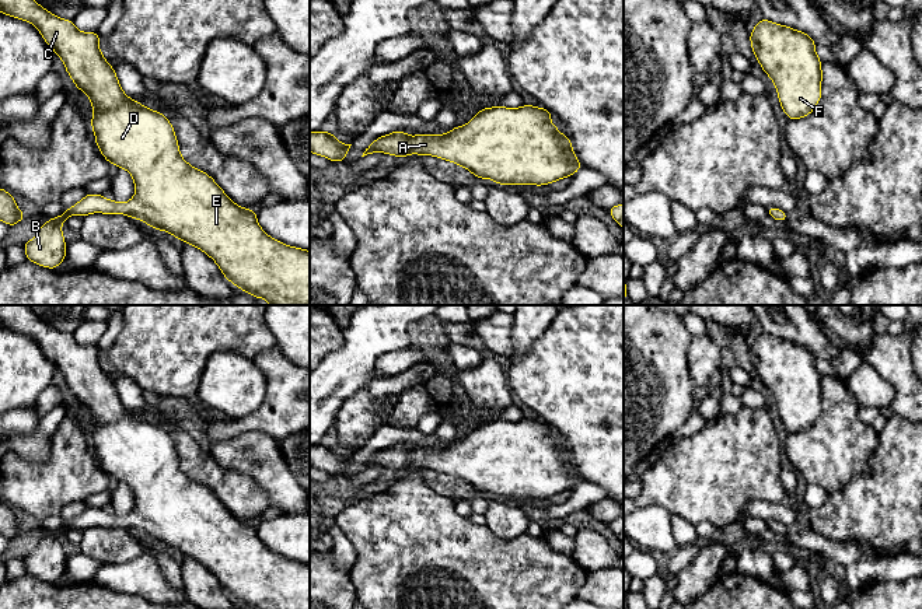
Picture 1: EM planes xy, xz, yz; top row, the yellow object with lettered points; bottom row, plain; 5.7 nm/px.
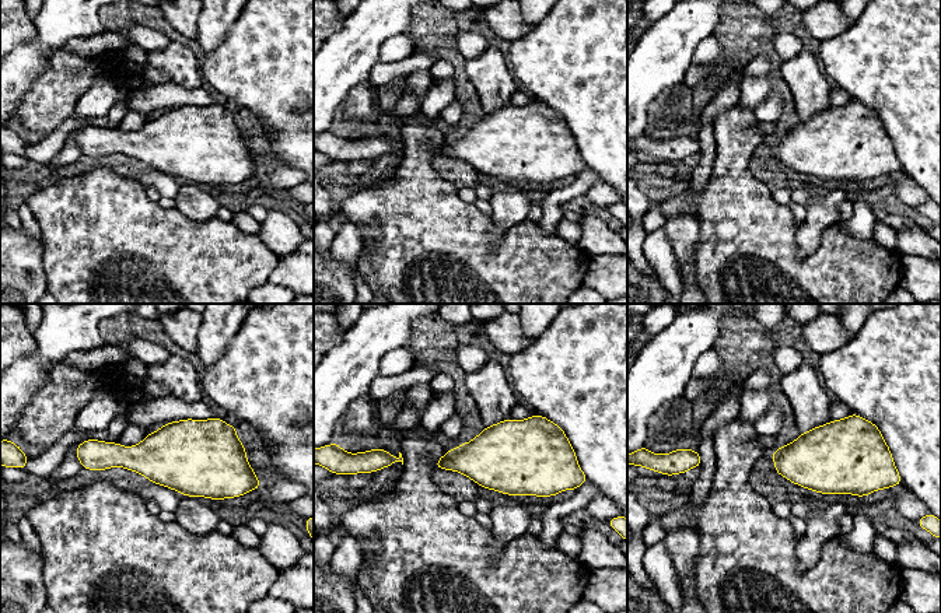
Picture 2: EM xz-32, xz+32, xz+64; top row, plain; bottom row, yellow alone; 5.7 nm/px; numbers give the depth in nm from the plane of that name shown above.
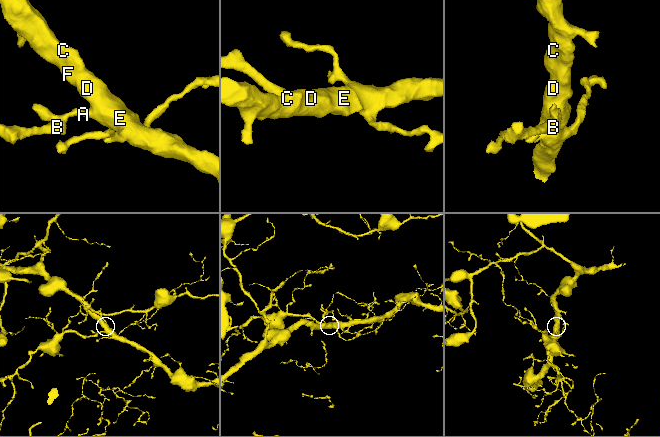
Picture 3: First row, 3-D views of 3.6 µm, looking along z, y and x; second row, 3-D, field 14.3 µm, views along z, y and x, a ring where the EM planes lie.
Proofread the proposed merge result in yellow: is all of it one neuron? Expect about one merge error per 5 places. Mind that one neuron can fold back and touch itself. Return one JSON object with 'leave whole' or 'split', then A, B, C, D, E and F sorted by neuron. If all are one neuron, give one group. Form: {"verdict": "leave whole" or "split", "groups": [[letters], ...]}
{"verdict": "leave whole", "groups": [["A", "B", "C", "D", "E", "F"]]}

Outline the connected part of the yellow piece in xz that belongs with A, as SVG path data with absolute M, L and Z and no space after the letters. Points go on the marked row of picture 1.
M525 104L520 108L500 105L483 108L467 125L455 126L444 134L409 136L402 130L395 130L381 136L373 140L362 157L373 153L387 153L401 158L409 154L433 155L467 168L481 179L492 179L502 186L542 186L570 178L582 168L570 137L562 134L551 123L551 116L548 109Z

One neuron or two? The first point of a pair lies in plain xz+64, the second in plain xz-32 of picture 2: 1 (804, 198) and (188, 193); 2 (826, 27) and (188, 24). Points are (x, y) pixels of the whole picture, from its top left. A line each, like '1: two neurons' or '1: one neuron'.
1: two neurons
2: one neuron

